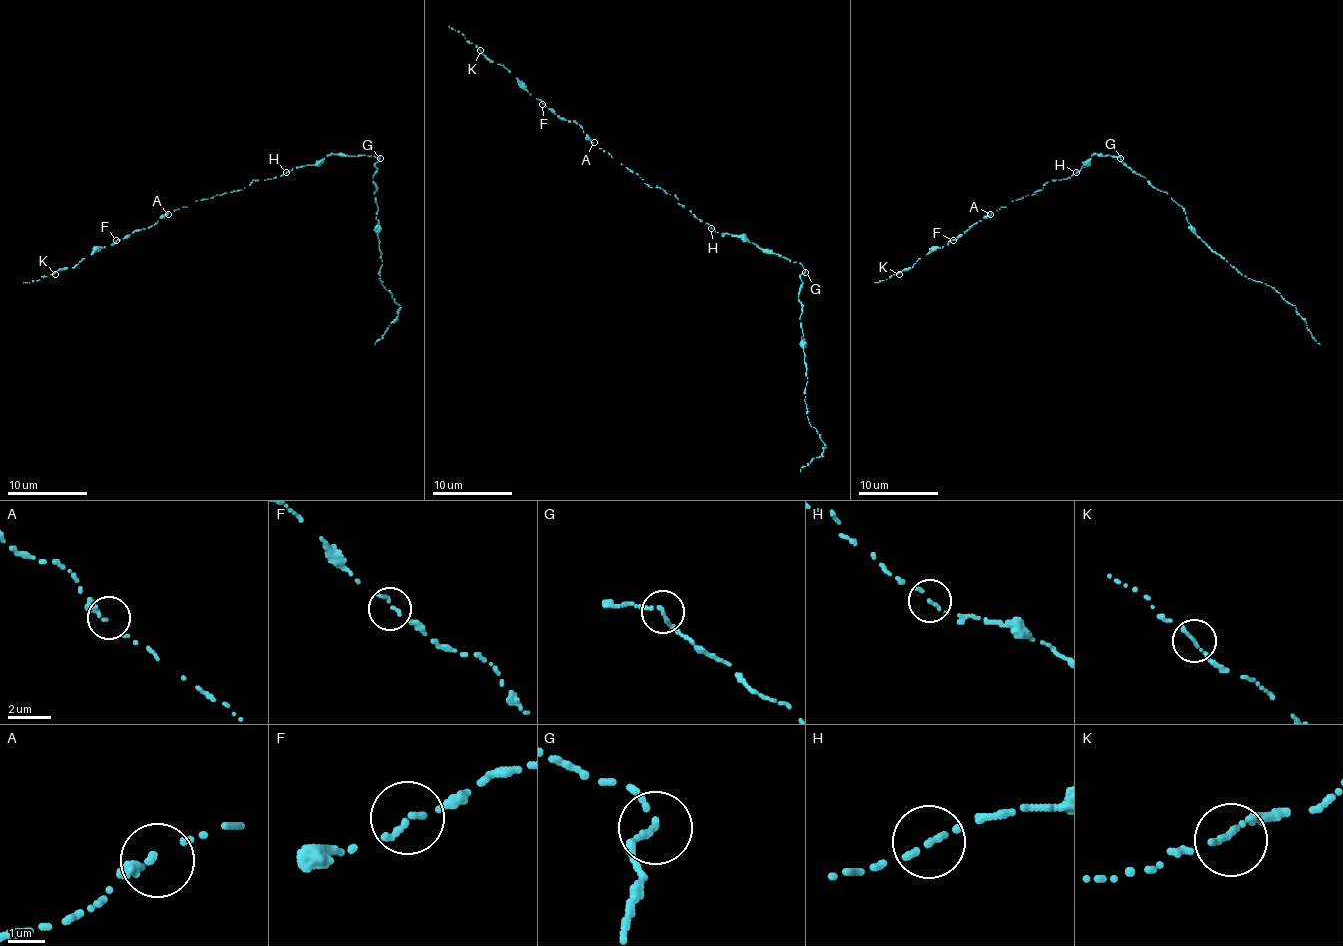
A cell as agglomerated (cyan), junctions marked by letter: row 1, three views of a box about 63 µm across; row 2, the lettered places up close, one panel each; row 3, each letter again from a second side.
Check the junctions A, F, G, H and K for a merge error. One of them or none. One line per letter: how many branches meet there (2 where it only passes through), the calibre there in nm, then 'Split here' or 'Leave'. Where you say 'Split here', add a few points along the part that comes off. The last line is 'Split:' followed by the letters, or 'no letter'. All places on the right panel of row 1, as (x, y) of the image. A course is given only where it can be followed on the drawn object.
A: Branches: 2. Thickness 140 nm. Leave
F: Branches: 2. Thickness 120 nm. Leave
G: Branches: 2. Thickness 150 nm. Split here. Course of the part to remove: (1120, 158), (1168, 194), (1186, 212), (1190, 228), (1217, 254), (1293, 306), (1319, 344)
H: Branches: 2. Thickness 140 nm. Leave
K: Branches: 2. Thickness 150 nm. Leave
Split: G

